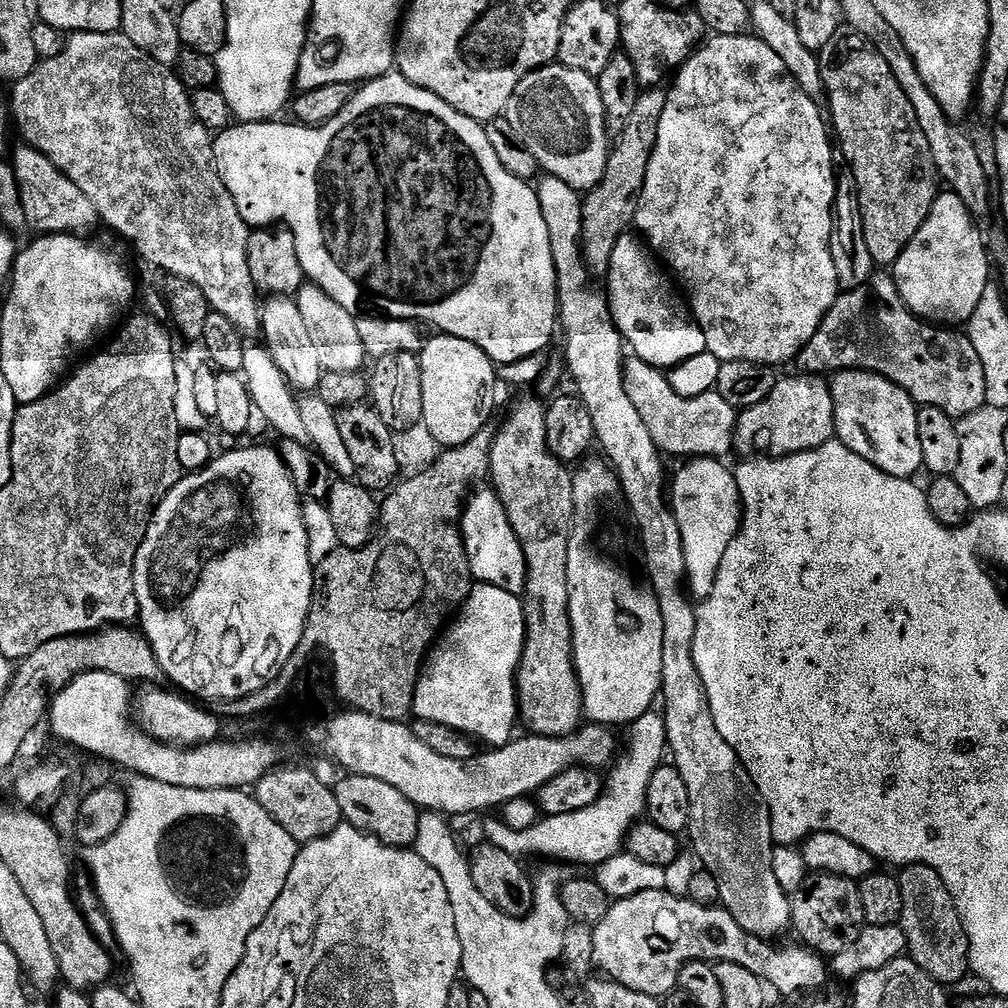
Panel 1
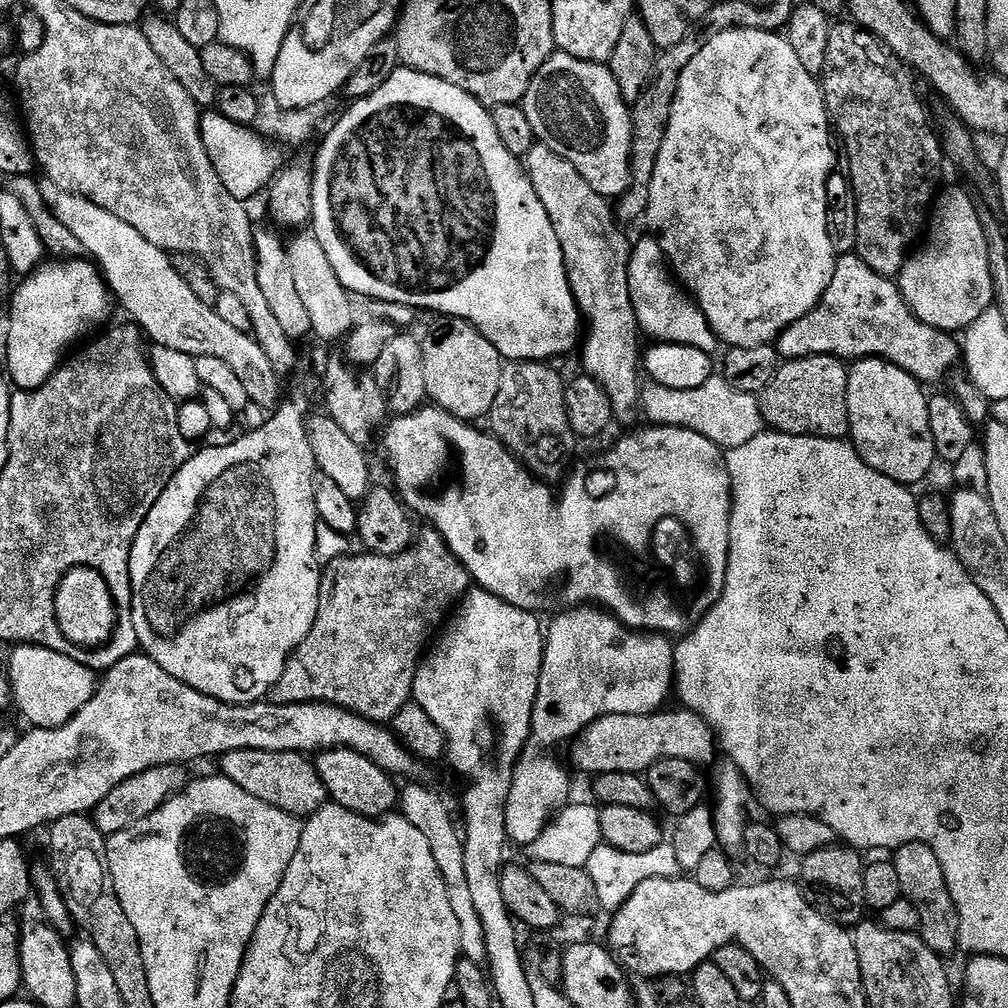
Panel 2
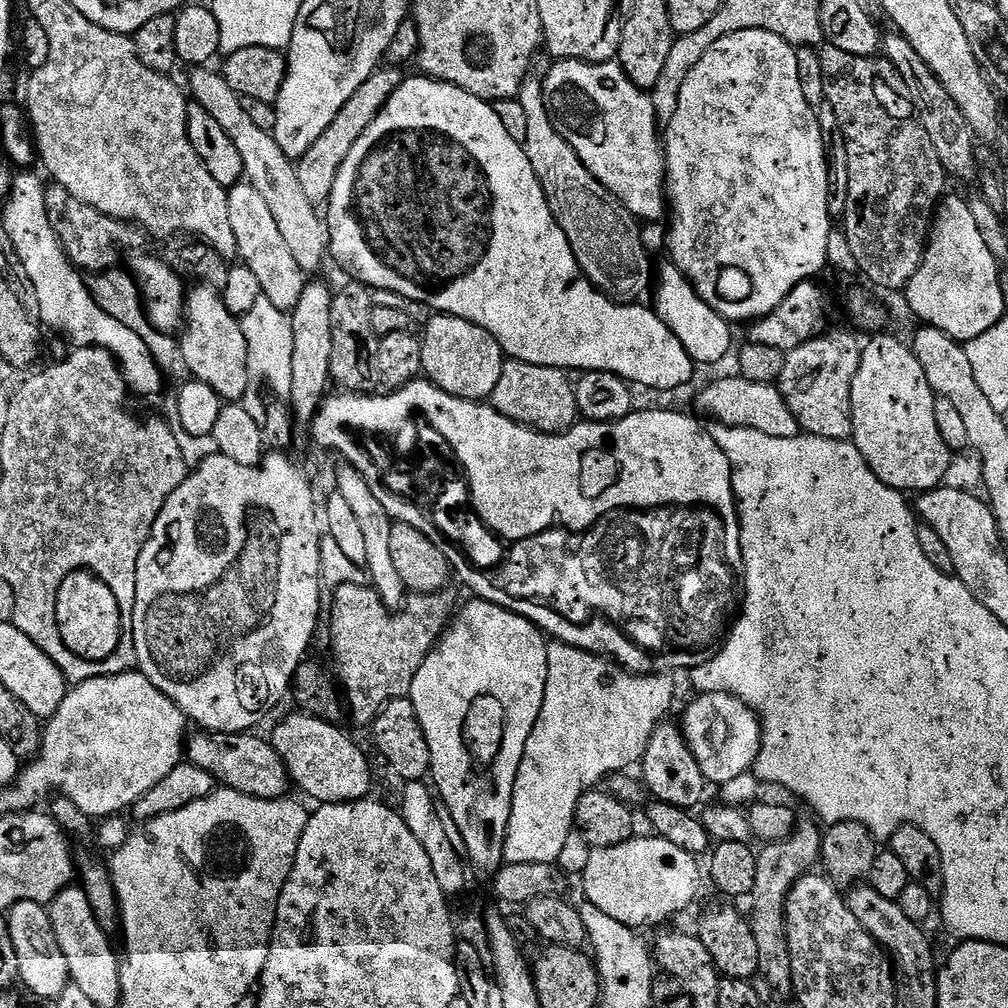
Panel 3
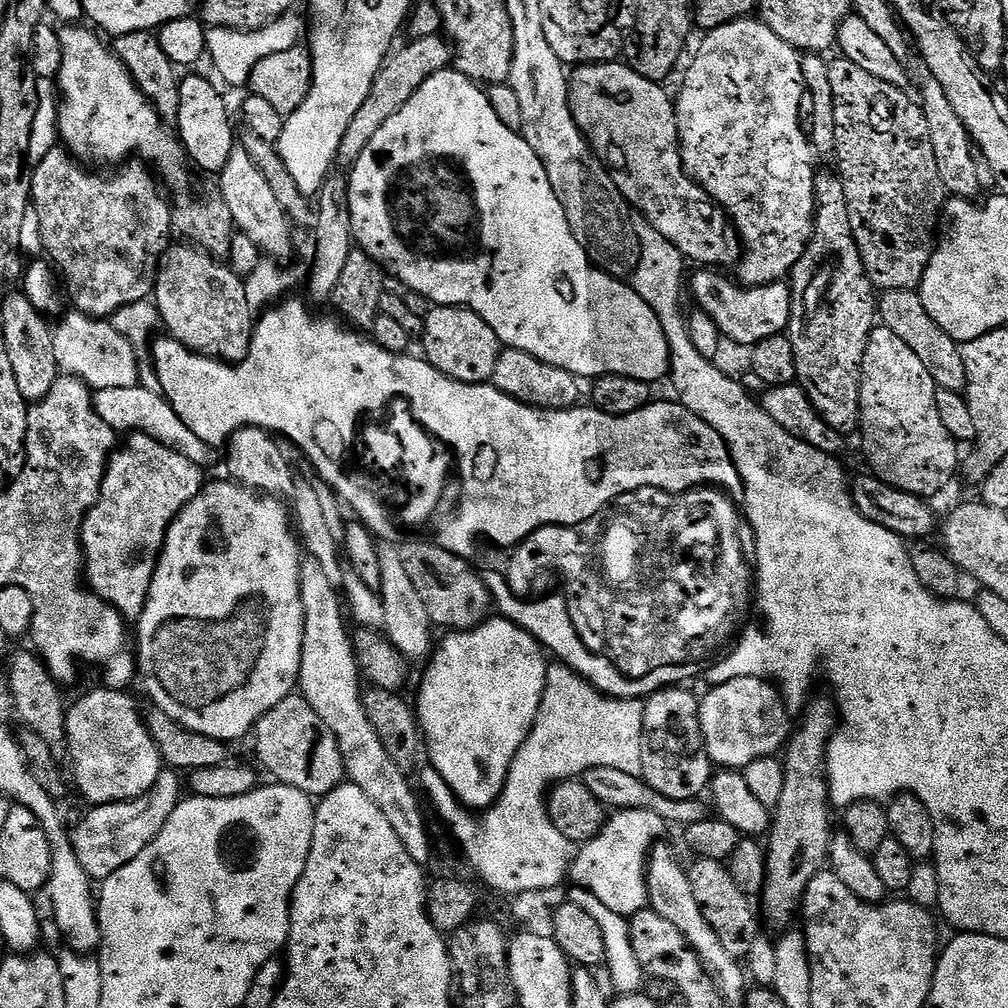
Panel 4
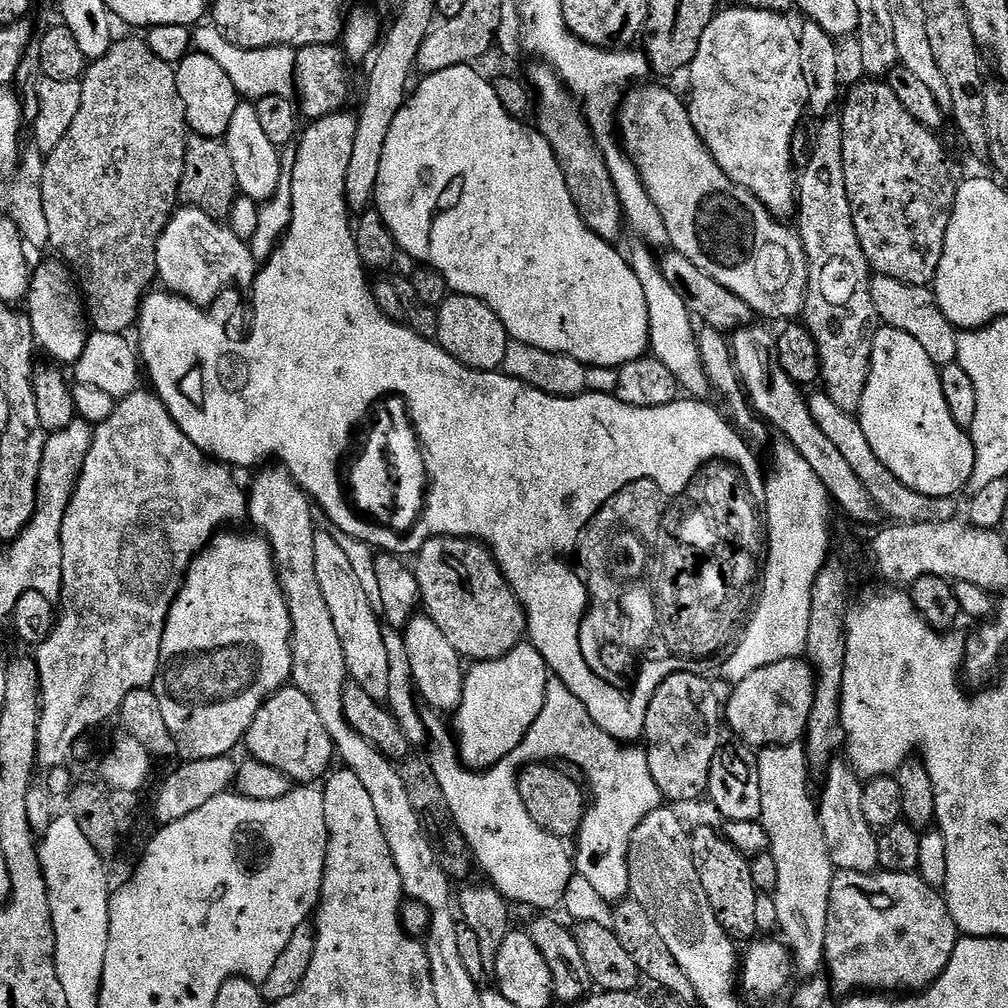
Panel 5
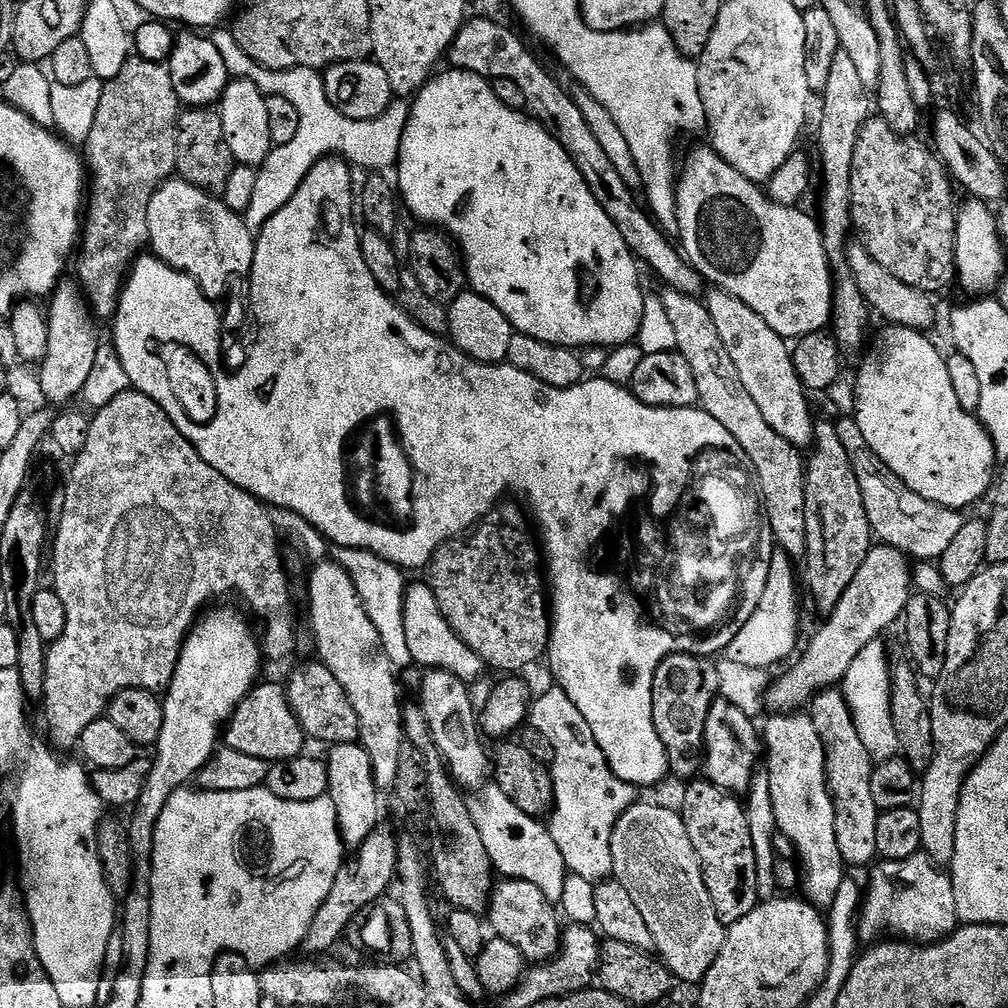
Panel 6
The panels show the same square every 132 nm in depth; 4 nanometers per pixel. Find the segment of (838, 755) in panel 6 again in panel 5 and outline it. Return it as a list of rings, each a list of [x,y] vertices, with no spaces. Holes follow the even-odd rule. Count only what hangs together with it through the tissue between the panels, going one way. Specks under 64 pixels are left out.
[[[844,758],[833,759],[823,777],[824,789],[818,792],[818,811],[822,834],[826,838],[833,869],[849,868],[855,872],[874,872],[880,868],[878,862],[877,829],[866,822],[862,814],[862,790],[865,781],[851,763]]]

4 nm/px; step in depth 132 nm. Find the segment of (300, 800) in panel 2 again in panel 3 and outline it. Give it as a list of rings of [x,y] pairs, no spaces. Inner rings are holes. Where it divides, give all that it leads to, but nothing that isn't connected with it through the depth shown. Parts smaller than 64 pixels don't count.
[[[194,732],[186,740],[187,763],[206,770],[215,778],[217,785],[263,800],[278,800],[289,795],[288,768],[265,737],[263,740],[248,732]]]

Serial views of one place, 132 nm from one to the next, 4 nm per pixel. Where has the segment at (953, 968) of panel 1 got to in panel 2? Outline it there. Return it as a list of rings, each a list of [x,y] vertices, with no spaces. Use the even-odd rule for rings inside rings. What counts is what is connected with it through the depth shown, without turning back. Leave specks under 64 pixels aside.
[[[910,842],[895,849],[891,862],[898,870],[898,878],[902,882],[903,899],[914,902],[914,907],[918,909],[920,939],[937,954],[957,951],[960,942],[960,919],[954,906],[954,898],[948,889],[946,874],[942,874],[942,862],[938,862],[938,854],[934,854],[934,850],[922,842]]]

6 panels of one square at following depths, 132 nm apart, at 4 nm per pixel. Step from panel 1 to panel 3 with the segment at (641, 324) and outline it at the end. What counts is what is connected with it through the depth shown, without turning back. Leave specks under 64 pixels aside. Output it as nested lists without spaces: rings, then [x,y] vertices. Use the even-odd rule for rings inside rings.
[[[665,262],[659,265],[654,276],[654,293],[656,301],[654,307],[657,314],[666,322],[668,329],[675,334],[678,342],[686,346],[690,358],[697,365],[716,364],[719,360],[724,360],[728,356],[728,351],[732,348],[732,328],[733,325],[718,310],[714,310],[701,298],[694,290],[694,286],[678,270],[676,265]]]

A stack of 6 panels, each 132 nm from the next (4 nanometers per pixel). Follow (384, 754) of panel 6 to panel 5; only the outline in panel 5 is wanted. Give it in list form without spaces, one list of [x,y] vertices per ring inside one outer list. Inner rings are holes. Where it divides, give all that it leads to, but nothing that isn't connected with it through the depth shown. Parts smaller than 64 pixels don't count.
[[[327,530],[317,531],[314,538],[314,567],[318,573],[318,586],[322,586],[322,598],[326,598],[326,607],[334,622],[334,631],[342,642],[342,654],[346,656],[346,670],[351,683],[362,686],[362,690],[366,690],[366,694],[370,694],[375,700],[386,701],[389,661],[383,641],[385,627],[378,615],[378,608],[366,598],[345,551]]]

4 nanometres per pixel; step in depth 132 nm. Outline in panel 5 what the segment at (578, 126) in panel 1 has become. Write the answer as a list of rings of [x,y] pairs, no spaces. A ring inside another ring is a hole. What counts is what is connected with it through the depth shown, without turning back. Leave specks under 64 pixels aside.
[[[648,86],[633,87],[627,93],[629,96],[625,98],[624,105],[619,105],[618,132],[622,137],[624,151],[628,153],[628,157],[634,162],[634,166],[646,186],[646,194],[650,194],[654,206],[658,206],[658,214],[662,214],[662,222],[666,222],[667,243],[672,243],[669,245],[675,251],[682,253],[686,258],[690,258],[690,262],[694,262],[694,266],[698,266],[698,270],[702,270],[702,274],[706,274],[710,278],[714,278],[714,282],[726,286],[726,290],[730,290],[730,294],[738,294],[738,298],[742,298],[742,302],[746,302],[746,306],[750,306],[757,317],[765,316],[768,320],[784,320],[780,322],[795,321],[803,313],[804,303],[806,302],[806,290],[808,289],[808,259],[806,258],[804,241],[800,239],[799,231],[793,225],[791,228],[788,222],[783,219],[773,216],[757,196],[750,194],[750,190],[735,184],[724,173],[722,166],[718,166],[718,162],[714,162],[710,150],[702,142],[702,138],[697,134],[690,122],[688,105],[683,99],[679,100],[668,88],[644,87]]]

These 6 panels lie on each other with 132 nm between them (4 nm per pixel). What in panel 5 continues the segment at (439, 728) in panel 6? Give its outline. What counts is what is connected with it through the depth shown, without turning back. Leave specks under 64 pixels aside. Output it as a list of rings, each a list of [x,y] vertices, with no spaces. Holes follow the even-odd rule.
[[[426,614],[413,616],[402,630],[402,635],[407,657],[410,658],[410,669],[419,699],[438,713],[455,713],[462,698],[466,671],[458,650],[450,646],[449,640],[442,635],[442,630],[438,630],[438,626],[434,626],[434,622]]]

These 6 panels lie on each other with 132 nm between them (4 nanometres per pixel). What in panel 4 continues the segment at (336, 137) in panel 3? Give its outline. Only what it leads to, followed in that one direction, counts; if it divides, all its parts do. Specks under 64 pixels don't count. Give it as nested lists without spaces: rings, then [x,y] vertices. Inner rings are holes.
[[[443,35],[409,39],[407,43],[405,48],[397,47],[385,60],[380,72],[374,78],[374,86],[366,102],[362,102],[358,114],[354,114],[354,122],[350,122],[350,127],[342,138],[338,157],[341,165],[355,164],[362,150],[366,150],[370,138],[374,138],[374,134],[378,134],[378,130],[382,130],[382,126],[386,126],[386,122],[390,122],[390,118],[394,118],[394,114],[398,114],[398,110],[402,110],[402,106],[406,106],[406,102],[414,98],[422,82],[426,82],[434,74],[445,71],[453,63],[454,49]]]

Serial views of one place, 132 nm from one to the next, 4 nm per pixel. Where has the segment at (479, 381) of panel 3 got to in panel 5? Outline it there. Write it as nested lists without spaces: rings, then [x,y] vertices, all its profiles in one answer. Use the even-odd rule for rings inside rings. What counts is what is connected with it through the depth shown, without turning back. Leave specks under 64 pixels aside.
[[[450,294],[440,303],[436,317],[438,330],[435,341],[442,350],[446,350],[446,354],[450,354],[475,372],[494,372],[503,369],[510,337],[498,314],[494,314],[494,310],[486,306],[486,302],[478,298]]]

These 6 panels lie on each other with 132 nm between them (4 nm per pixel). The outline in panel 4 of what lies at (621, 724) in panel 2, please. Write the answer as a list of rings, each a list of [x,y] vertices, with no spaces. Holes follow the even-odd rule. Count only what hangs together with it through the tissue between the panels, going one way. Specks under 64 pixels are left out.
[[[734,678],[730,682],[709,687],[707,690],[709,692],[700,700],[700,725],[708,756],[717,769],[743,770],[750,766],[750,762],[767,756],[775,757],[787,745],[790,739],[790,709],[784,703],[780,689],[775,684],[758,678]]]

